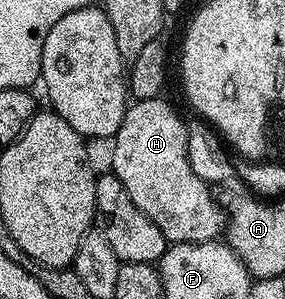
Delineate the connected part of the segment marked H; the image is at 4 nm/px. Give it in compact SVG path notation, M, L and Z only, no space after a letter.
M166 99L135 100L128 103L127 112L121 118L121 126L115 131L111 148L110 171L125 186L129 198L165 234L171 244L200 244L206 240L219 240L225 228L225 212L215 205L212 189L193 172L186 149L187 124L169 105Z

